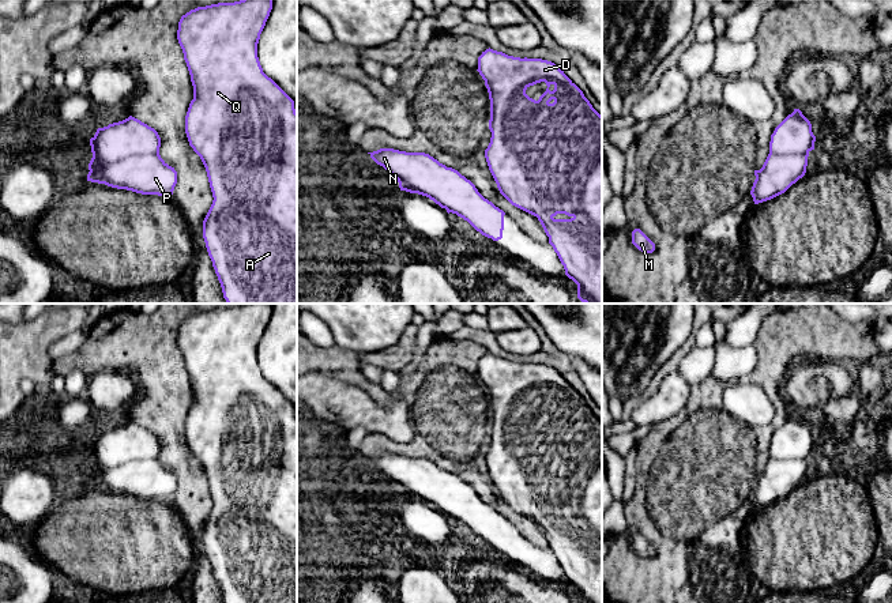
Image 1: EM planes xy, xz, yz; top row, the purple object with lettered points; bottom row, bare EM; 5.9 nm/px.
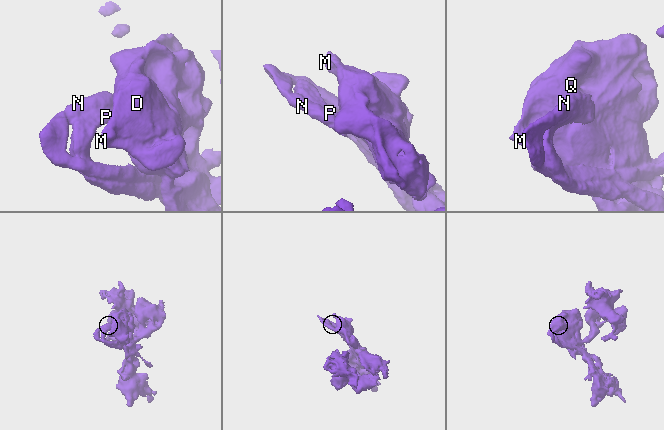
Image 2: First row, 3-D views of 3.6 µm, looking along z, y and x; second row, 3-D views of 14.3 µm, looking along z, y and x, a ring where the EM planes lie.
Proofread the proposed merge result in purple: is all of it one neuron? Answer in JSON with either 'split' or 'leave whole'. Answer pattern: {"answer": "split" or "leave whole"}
{"answer": "leave whole"}

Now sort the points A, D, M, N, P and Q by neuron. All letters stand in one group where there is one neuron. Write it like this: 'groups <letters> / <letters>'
groups A D M N P Q

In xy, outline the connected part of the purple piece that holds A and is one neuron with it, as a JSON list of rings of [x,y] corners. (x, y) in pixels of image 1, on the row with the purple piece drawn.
[[[240,0],[197,7],[181,16],[177,30],[193,86],[193,99],[185,116],[185,133],[206,167],[214,197],[203,221],[203,238],[227,304],[297,304],[297,112],[294,101],[263,72],[257,57],[257,44],[271,10],[272,0]]]

